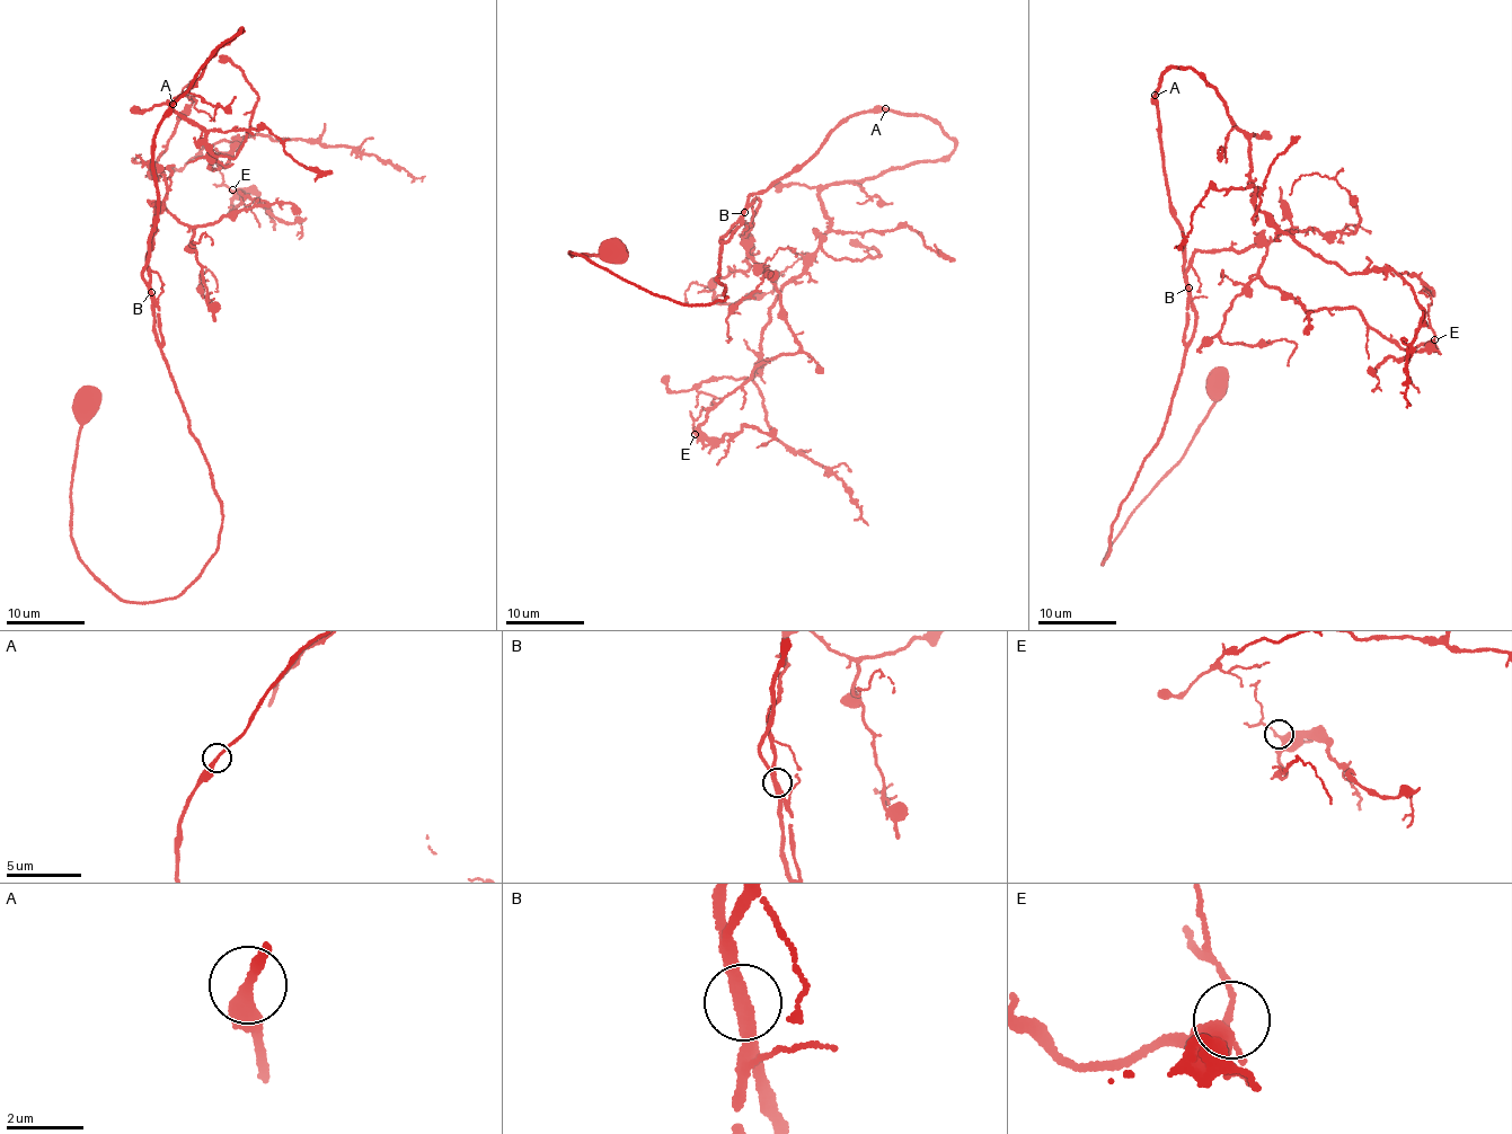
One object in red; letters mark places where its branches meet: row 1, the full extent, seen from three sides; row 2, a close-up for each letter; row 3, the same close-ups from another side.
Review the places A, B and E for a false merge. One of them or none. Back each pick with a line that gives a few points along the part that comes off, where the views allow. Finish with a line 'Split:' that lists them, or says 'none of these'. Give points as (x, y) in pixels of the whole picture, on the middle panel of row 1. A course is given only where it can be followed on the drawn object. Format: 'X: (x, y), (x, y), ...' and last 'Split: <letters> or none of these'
Split: none of these

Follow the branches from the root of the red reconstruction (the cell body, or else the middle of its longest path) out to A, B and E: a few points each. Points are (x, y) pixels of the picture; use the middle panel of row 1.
A: (824, 140), (850, 115), (880, 107), (885, 109)
B: (824, 140), (788, 176), (760, 194), (746, 196), (743, 212)
E: (824, 140), (788, 176), (748, 196), (759, 209), (744, 245), (777, 289), (801, 348), (756, 366), (695, 434)

